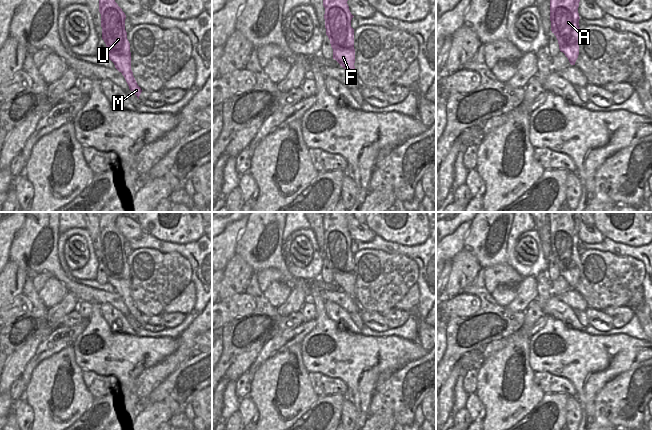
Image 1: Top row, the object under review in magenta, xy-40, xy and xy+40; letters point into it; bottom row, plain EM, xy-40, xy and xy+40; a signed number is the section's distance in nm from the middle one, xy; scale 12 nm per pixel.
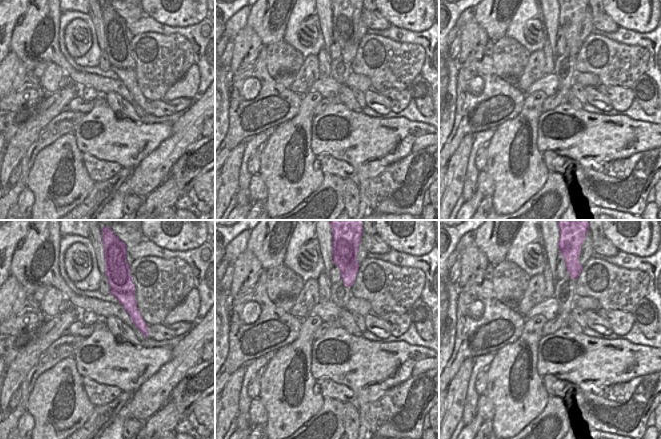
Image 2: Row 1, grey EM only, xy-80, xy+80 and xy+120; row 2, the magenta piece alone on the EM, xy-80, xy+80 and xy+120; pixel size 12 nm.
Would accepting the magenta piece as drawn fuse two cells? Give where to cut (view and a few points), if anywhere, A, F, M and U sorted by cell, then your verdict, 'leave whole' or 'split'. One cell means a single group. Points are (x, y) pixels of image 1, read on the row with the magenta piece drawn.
no cut; A F M U; leave whole

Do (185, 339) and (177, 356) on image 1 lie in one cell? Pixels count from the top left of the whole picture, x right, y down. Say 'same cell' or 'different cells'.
same cell

